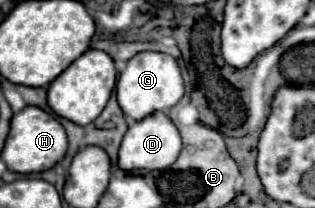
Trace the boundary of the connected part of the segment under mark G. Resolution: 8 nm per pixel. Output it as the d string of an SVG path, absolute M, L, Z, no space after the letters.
M146 51L146 53L134 55L128 61L126 69L120 73L116 83L118 105L128 121L140 121L152 115L154 111L168 111L182 99L182 95L184 95L184 83L182 83L180 67L176 59L166 53Z

